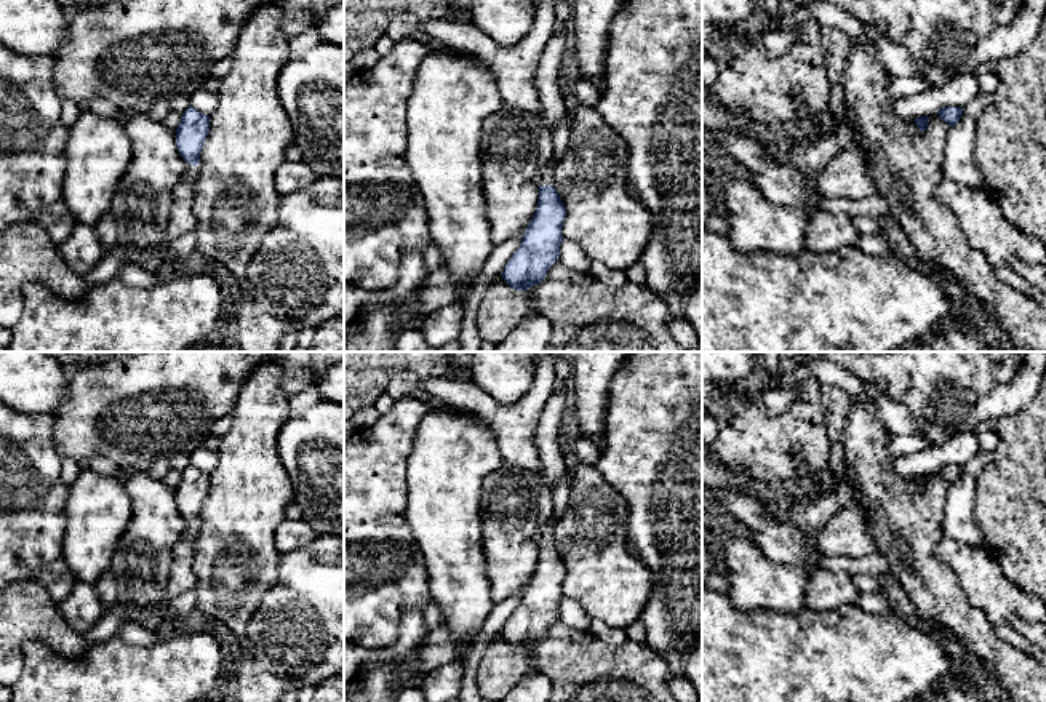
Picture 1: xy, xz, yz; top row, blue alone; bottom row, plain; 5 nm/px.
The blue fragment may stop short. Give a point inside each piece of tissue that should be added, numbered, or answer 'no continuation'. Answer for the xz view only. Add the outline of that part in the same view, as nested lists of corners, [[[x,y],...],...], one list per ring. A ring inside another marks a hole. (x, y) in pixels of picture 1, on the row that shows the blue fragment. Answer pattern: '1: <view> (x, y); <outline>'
1: xz (544, 175); [[[553,158],[550,160],[550,163],[545,168],[539,168],[537,174],[536,174],[536,185],[550,185],[552,184],[552,170],[558,162],[555,162]]]

